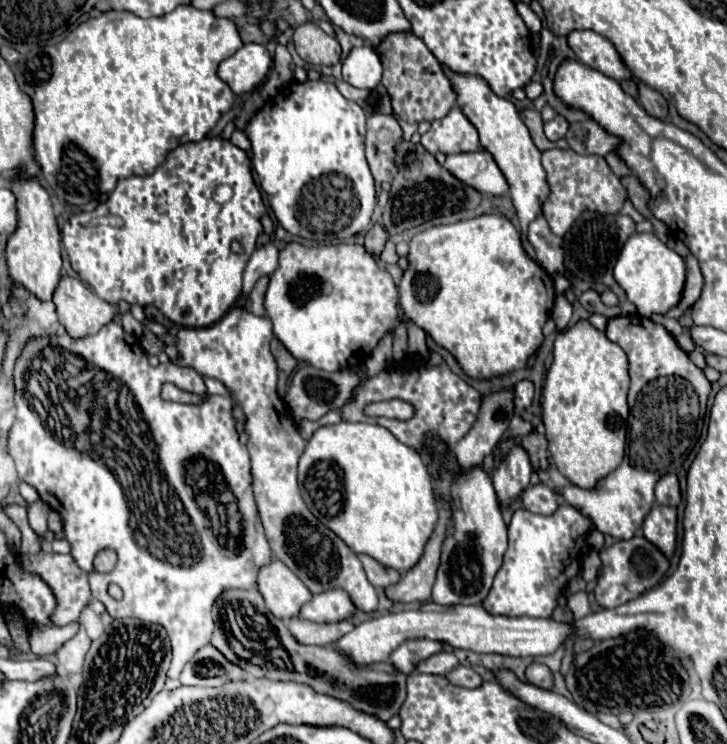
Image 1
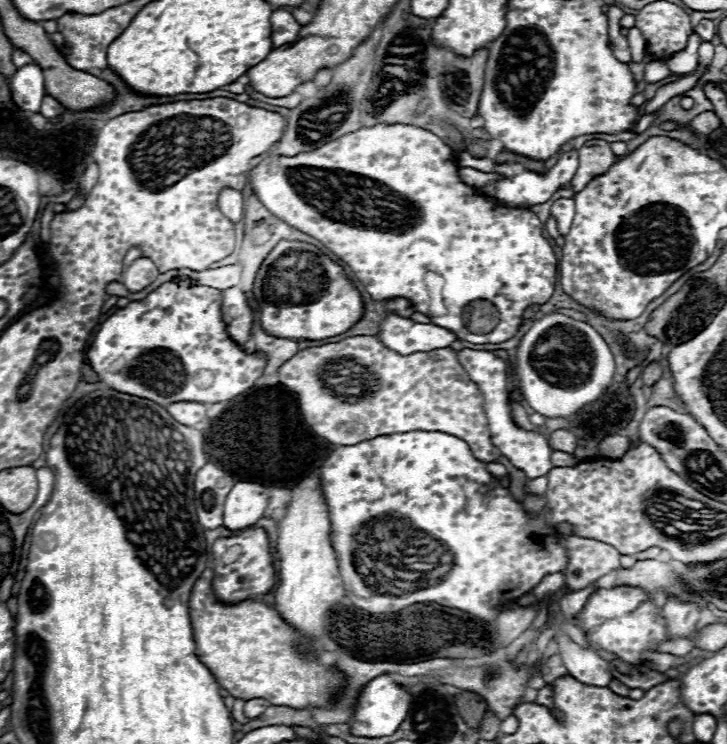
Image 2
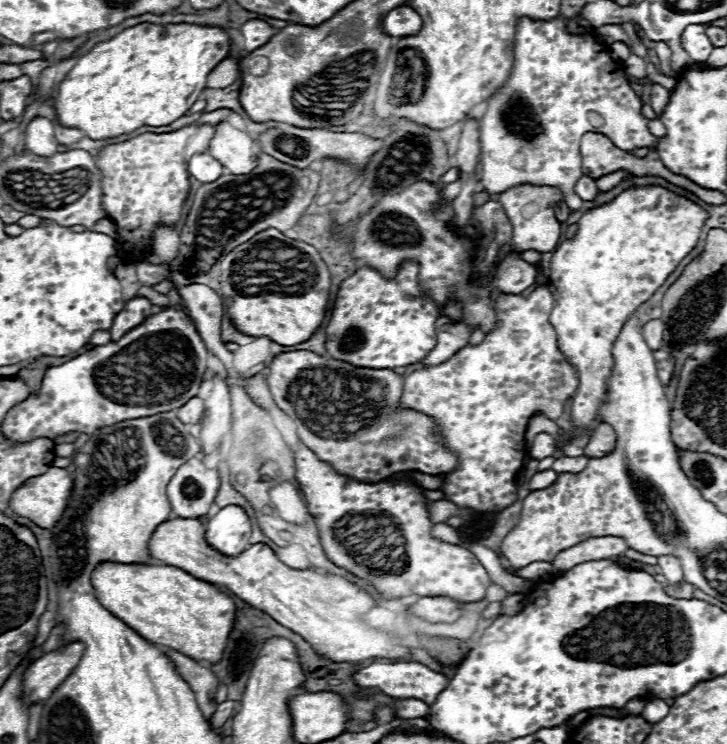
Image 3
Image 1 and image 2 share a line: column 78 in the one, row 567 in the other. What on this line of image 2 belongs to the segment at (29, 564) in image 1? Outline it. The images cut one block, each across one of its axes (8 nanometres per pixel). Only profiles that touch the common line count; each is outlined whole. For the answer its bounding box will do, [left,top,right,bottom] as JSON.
[562,536,620,592]

